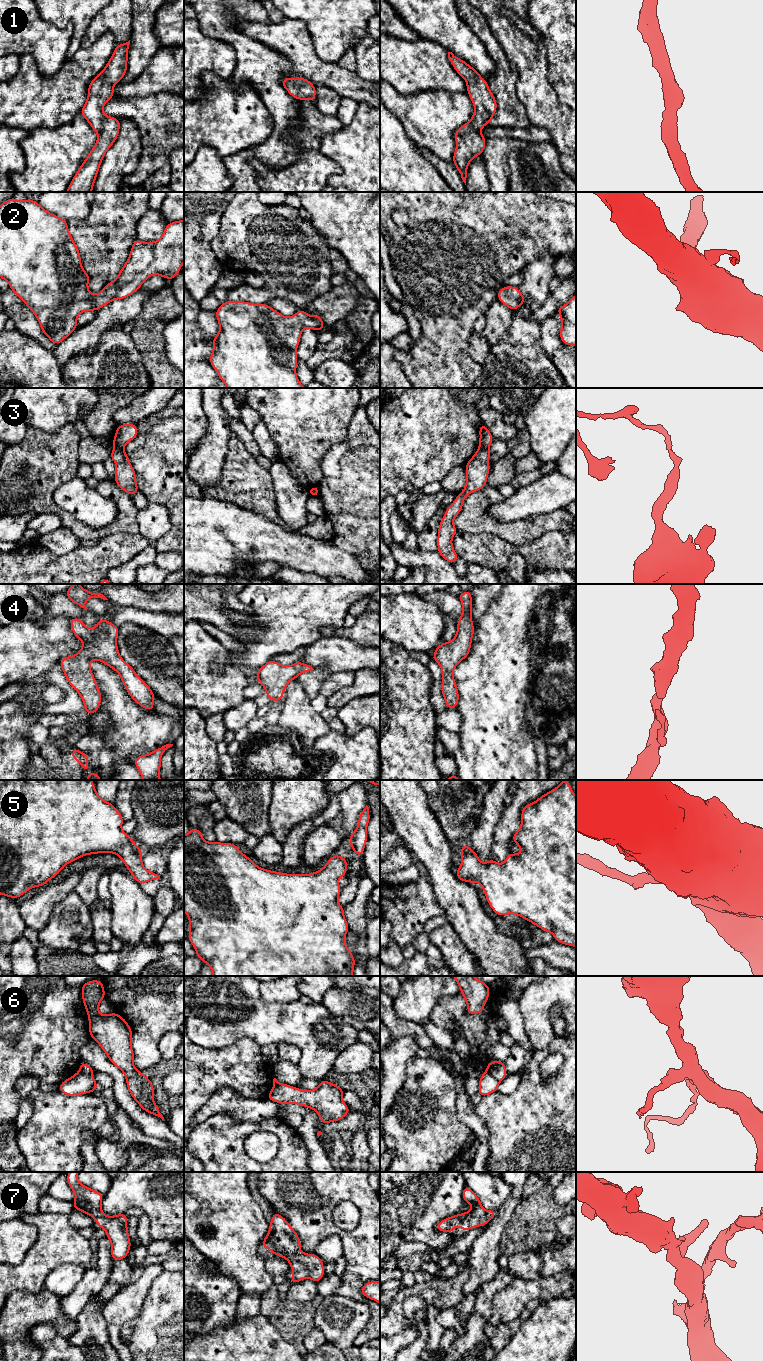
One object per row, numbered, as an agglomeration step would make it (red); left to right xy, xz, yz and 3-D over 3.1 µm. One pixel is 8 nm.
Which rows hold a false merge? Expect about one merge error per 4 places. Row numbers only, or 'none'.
3, 6

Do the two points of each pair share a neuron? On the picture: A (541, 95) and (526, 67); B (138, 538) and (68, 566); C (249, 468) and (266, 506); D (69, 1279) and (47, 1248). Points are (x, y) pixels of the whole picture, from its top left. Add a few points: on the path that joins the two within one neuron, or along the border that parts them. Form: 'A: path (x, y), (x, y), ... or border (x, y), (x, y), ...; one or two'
A: path (534, 88), (533, 74); one
B: path (121, 548), (85, 566); one
C: path (249, 477), (249, 484), (259, 497); one
D: border (83, 1266), (60, 1265), (47, 1276), (44, 1283); two

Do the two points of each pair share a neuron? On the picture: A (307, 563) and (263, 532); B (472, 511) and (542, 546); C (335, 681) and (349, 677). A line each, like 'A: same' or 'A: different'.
A: same
B: different
C: same

